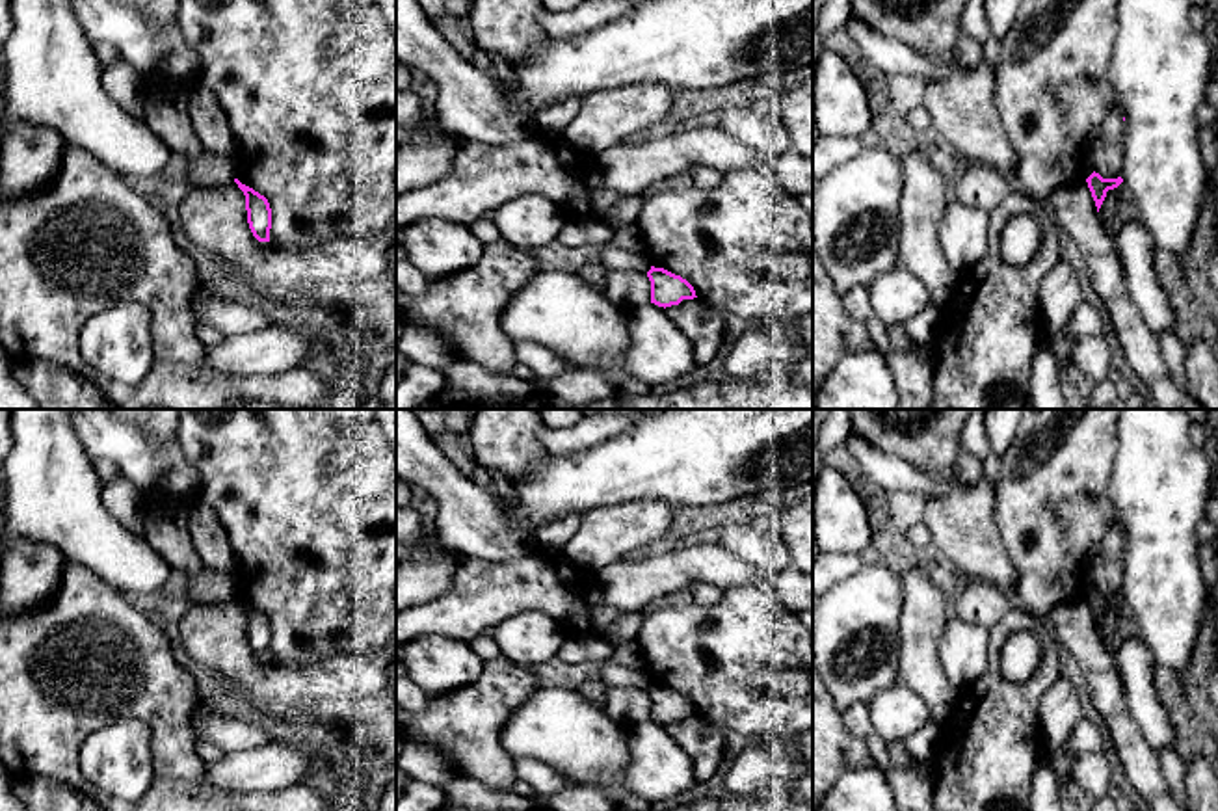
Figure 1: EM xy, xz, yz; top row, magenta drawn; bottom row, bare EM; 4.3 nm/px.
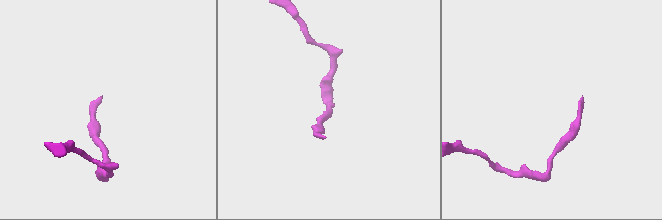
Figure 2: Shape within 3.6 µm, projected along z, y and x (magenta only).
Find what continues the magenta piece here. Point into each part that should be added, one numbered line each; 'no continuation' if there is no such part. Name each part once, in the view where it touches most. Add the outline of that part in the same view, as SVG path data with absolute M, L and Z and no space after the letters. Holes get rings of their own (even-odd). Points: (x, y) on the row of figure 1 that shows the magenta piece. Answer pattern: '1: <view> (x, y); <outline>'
no continuation

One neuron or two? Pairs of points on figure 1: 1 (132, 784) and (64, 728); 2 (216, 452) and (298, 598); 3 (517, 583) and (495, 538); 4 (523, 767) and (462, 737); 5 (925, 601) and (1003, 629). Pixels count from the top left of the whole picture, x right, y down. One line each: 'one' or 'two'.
1: two
2: one
3: two
4: two
5: two

